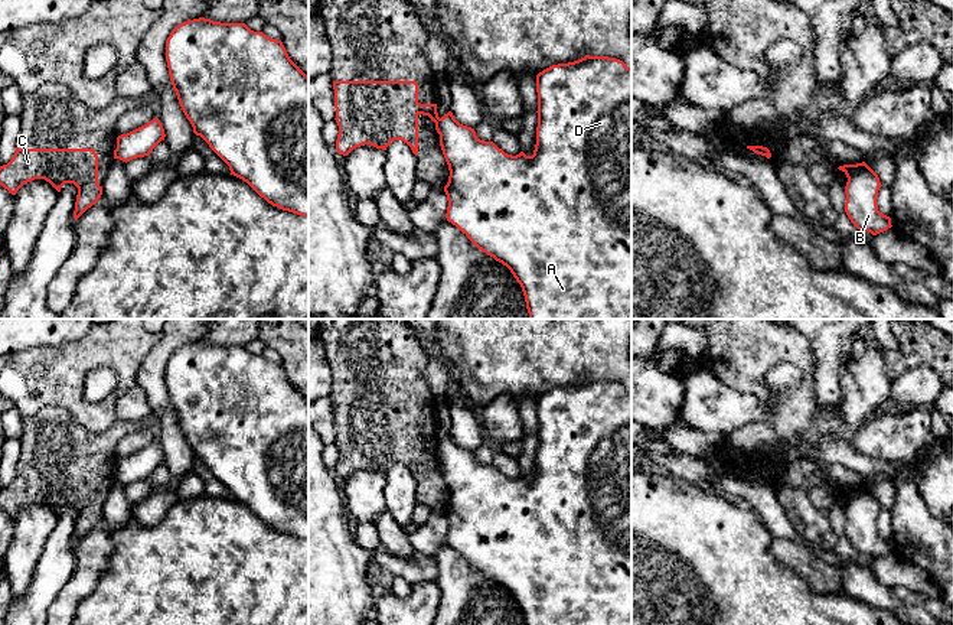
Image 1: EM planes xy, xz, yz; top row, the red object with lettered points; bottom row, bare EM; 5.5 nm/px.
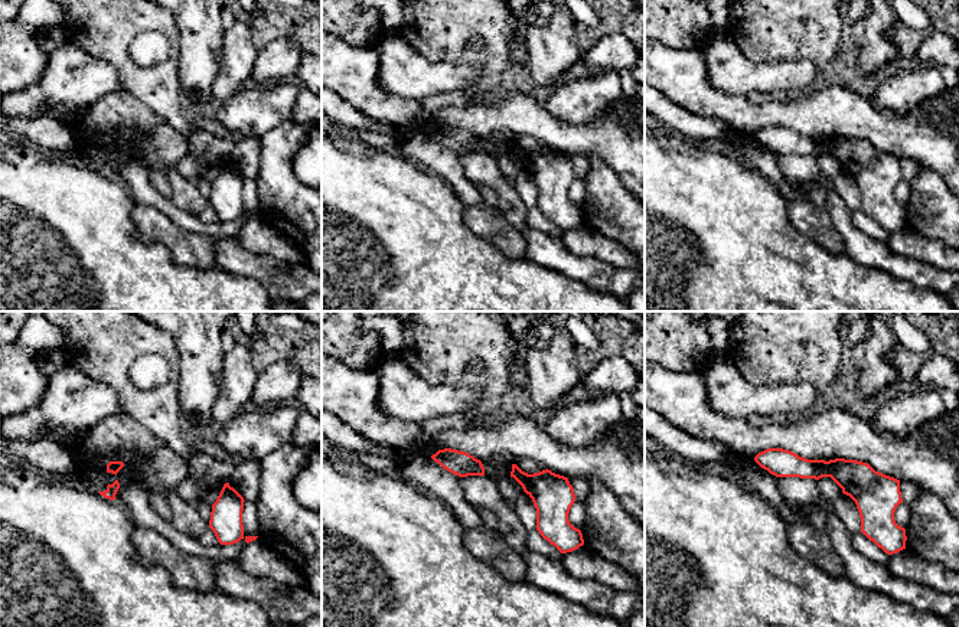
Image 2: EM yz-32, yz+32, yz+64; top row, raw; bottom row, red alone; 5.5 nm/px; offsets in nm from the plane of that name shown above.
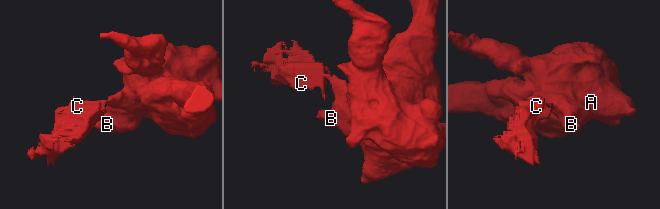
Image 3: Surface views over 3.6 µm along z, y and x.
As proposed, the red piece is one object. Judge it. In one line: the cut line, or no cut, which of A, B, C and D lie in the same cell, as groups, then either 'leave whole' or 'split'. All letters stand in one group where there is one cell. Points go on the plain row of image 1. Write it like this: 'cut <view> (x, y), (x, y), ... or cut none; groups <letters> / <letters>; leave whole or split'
cut xz (440, 442), (437, 455); groups A B D / C; split

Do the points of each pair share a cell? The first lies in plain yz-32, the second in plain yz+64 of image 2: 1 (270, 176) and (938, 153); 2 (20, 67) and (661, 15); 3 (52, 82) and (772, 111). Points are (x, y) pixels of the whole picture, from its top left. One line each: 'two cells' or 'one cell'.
1: two cells
2: two cells
3: two cells

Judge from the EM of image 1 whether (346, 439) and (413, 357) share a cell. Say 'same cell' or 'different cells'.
same cell

